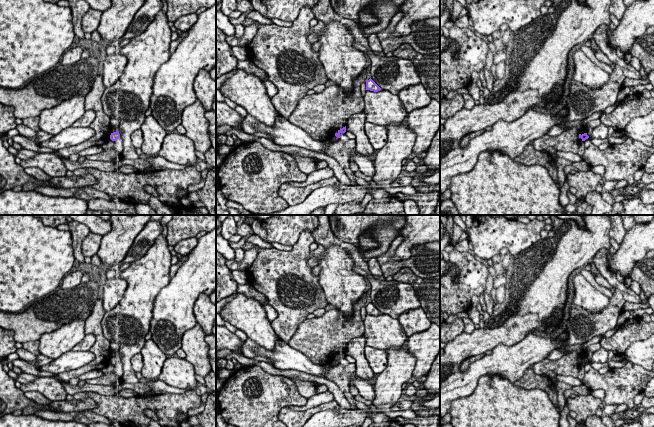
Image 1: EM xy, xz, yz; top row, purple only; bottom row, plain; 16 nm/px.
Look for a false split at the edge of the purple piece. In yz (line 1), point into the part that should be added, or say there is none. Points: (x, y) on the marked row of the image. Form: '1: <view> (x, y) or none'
1: none

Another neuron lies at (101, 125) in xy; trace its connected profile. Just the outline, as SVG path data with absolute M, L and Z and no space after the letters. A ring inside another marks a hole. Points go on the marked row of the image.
M98 74L93 80L93 85L90 92L85 97L85 110L87 111L92 109L96 114L94 121L89 126L95 131L95 135L78 145L60 149L58 153L63 158L69 159L72 154L78 154L82 150L92 146L102 146L110 140L110 135L112 133L110 117L104 113L101 102L101 97L104 90L105 86L103 84L103 77Z

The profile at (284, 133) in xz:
M247 114L244 117L241 128L246 134L253 134L256 131L265 132L273 139L275 144L280 146L297 146L326 154L324 151L326 145L323 141L312 139L306 131L293 125L280 114L273 127L268 127Z

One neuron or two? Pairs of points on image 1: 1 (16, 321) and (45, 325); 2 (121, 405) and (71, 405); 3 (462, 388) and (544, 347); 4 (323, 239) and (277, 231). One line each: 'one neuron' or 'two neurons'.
1: one neuron
2: two neurons
3: one neuron
4: two neurons

